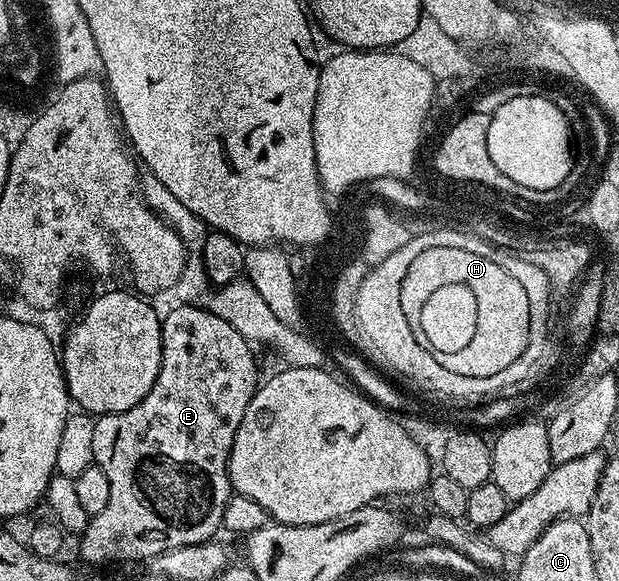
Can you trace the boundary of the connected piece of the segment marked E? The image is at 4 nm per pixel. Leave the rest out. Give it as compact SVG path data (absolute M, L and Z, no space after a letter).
M175 303L175 308L170 313L161 317L162 321L162 369L156 378L154 388L148 392L132 410L123 412L107 412L99 415L95 419L95 429L92 435L93 463L108 474L108 482L112 489L112 498L108 498L108 506L100 510L100 514L89 517L85 527L90 531L90 548L98 552L98 544L102 548L110 548L110 556L128 556L132 562L146 560L153 561L155 556L164 554L168 550L176 550L180 546L196 546L215 539L214 536L222 528L224 512L232 495L232 485L230 482L230 451L234 445L236 434L240 430L240 424L244 422L244 414L250 405L250 399L260 387L258 380L258 364L254 361L254 352L251 341L233 329L224 319L218 318L216 314L210 313L208 309L198 307L195 304Z

